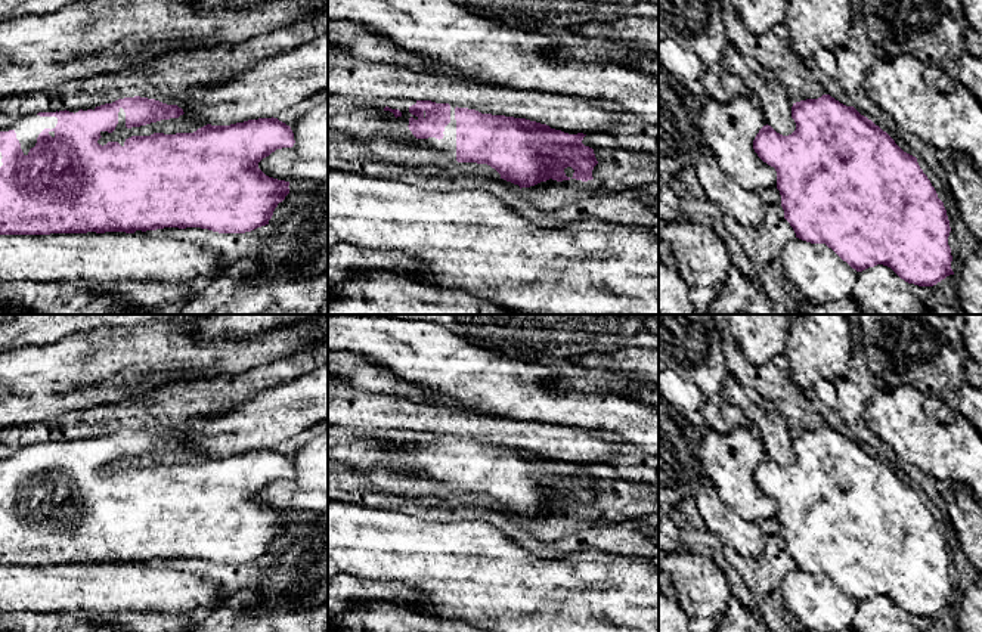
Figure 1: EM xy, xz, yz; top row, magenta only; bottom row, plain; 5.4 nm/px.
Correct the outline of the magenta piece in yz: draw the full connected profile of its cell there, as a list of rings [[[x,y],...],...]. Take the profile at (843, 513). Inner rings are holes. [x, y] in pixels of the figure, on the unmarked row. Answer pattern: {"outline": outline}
{"outline": [[[830,425],[793,434],[792,449],[796,453],[792,465],[783,467],[766,455],[756,465],[753,480],[777,502],[784,549],[796,569],[825,574],[856,602],[883,595],[905,613],[919,617],[933,617],[954,605],[947,540],[916,487],[904,483],[886,462],[854,437],[846,437]]]}

